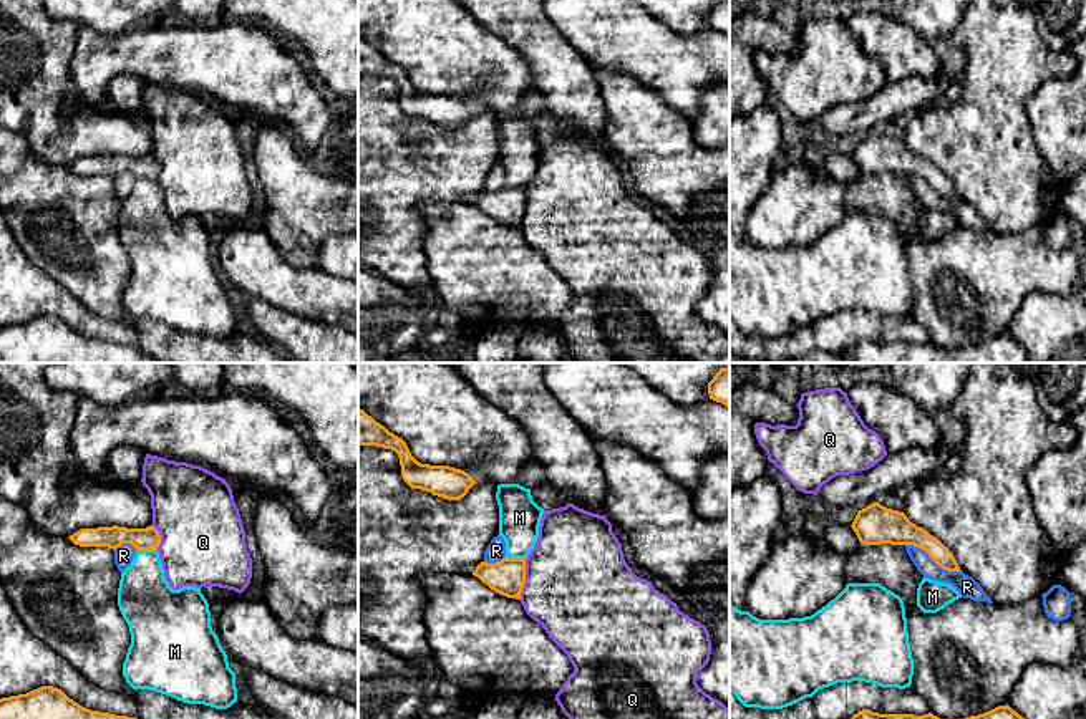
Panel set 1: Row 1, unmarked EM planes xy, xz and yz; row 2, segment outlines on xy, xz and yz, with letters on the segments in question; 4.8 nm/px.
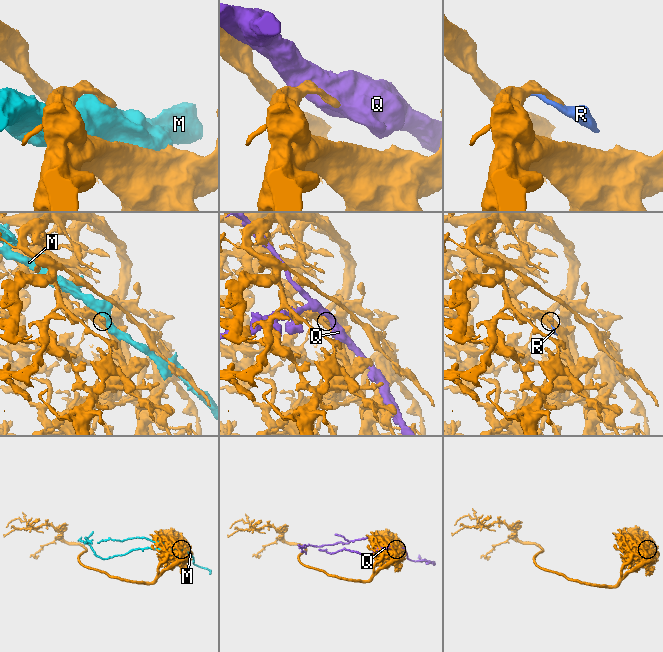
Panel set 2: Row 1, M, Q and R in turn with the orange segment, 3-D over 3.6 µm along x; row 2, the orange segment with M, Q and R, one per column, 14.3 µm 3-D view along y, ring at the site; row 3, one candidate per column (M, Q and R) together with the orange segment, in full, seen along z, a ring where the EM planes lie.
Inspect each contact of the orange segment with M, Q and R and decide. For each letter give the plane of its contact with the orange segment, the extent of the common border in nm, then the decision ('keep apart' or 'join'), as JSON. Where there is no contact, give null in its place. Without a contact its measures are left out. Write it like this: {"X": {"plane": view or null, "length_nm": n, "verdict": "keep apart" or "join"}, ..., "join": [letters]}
{"M": {"plane": "xy", "length_nm": 100, "verdict": "keep apart"}, "Q": {"plane": "xz", "length_nm": 200, "verdict": "keep apart"}, "R": {"plane": "yz", "length_nm": 300, "verdict": "keep apart"}, "join": []}

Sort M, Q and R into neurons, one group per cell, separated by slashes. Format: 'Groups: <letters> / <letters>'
Groups: M / Q / R

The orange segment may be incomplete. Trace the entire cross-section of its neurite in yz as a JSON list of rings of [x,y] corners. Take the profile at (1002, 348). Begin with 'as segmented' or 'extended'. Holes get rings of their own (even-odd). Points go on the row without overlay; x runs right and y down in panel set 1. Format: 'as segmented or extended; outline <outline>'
as segmented; outline [[[1008,333],[965,348],[940,348],[932,341],[879,343],[862,338],[847,351],[856,363],[1028,363],[1028,351]]]

